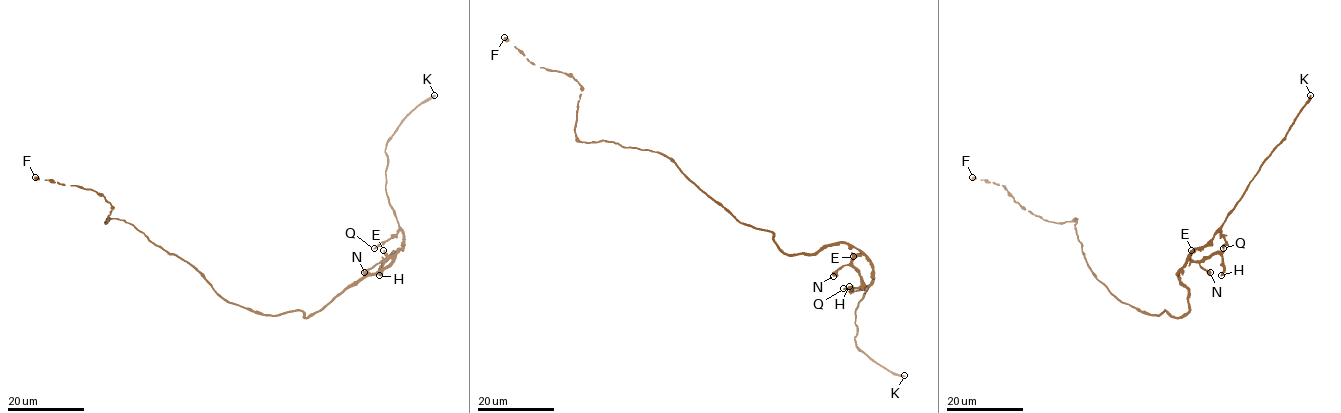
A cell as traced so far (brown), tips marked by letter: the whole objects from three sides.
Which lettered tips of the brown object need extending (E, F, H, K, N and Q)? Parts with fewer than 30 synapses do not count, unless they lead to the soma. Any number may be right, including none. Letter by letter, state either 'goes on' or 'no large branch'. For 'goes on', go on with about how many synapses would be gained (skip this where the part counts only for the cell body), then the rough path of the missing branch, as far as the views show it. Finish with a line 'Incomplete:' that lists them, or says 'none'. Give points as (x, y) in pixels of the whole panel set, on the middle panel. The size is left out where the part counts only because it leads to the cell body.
E: no large branch
F: no large branch
H: no large branch
K: goes on; 100 synapses
N: no large branch
Q: no large branch
Incomplete: K

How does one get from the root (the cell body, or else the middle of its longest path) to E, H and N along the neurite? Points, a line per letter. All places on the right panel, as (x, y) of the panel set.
E: (1159, 314), (1165, 310), (1172, 316), (1181, 317), (1189, 310), (1188, 290), (1177, 275), (1191, 250)
H: (1159, 314), (1181, 317), (1189, 310), (1188, 290), (1177, 275), (1188, 258), (1219, 253), (1221, 275)
N: (1159, 314), (1165, 310), (1172, 316), (1181, 317), (1189, 310), (1188, 290), (1177, 275), (1188, 258), (1210, 272)

